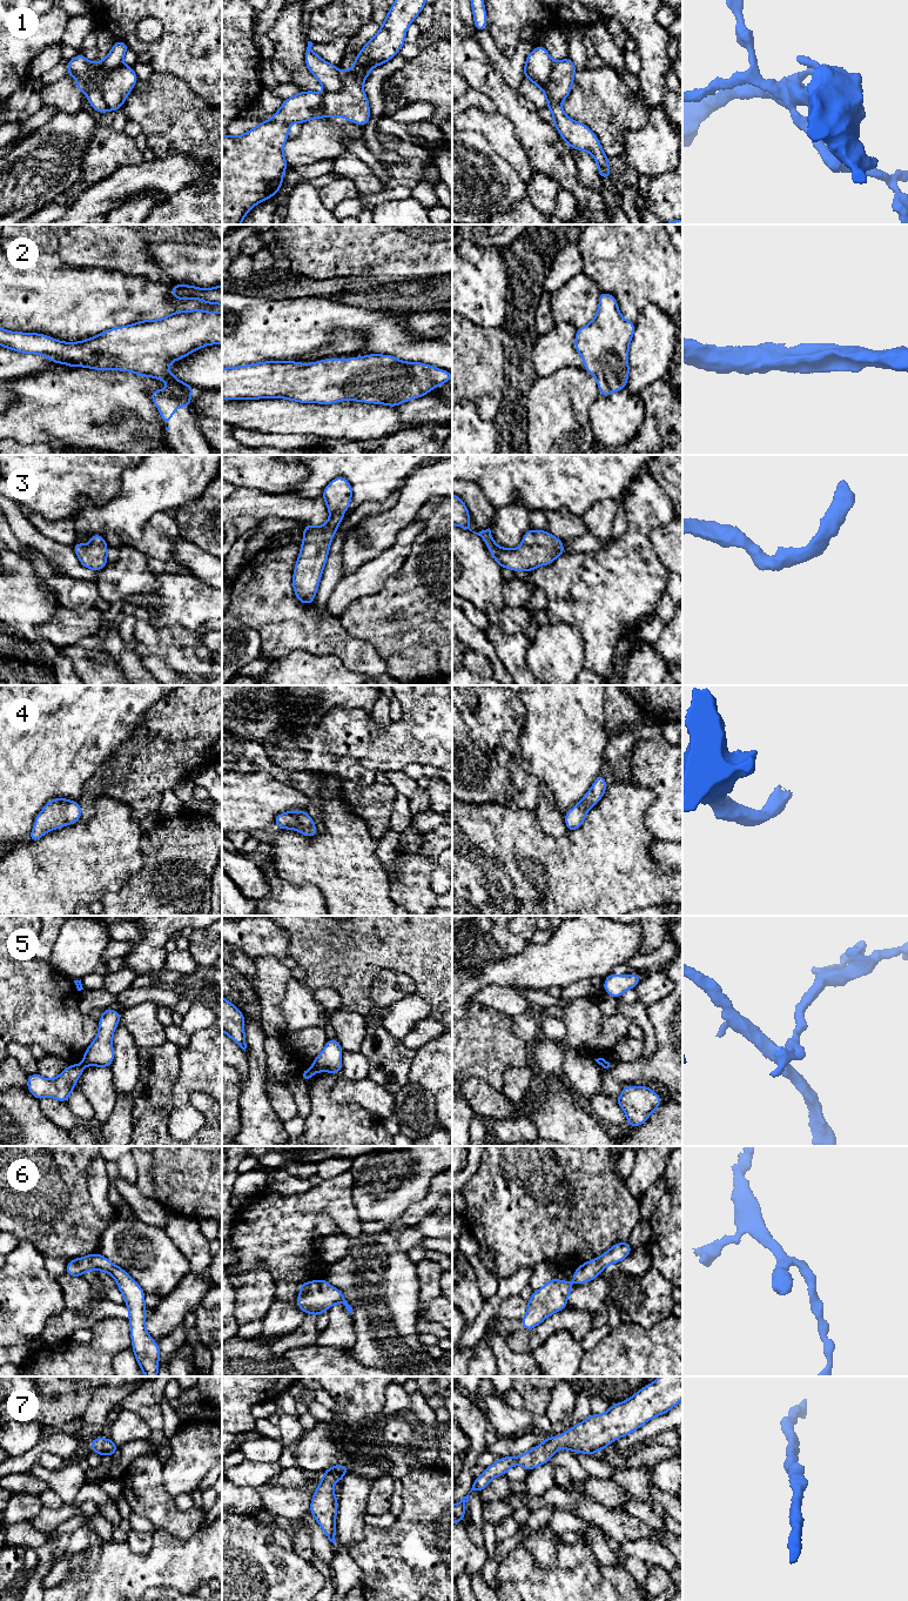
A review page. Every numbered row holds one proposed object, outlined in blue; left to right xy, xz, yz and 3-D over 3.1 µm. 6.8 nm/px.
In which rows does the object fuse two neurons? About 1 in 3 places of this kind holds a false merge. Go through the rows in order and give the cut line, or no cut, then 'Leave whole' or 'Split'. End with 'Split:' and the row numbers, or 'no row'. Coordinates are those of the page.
1: Split along xz (340, 72), (341, 87), (336, 92), (325, 92). Split
2: No split. Leave whole
3: No split. Leave whole
4: No split. Leave whole
5: Split along xz (311, 1066), (315, 1071). Split
6: No split. Leave whole
7: No split. Leave whole
Split: 1, 5

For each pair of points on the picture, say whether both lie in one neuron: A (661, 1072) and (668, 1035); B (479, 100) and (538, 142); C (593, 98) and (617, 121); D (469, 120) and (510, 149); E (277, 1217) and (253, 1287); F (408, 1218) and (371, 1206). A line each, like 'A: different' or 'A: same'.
A: same
B: different
C: same
D: same
E: different
F: different

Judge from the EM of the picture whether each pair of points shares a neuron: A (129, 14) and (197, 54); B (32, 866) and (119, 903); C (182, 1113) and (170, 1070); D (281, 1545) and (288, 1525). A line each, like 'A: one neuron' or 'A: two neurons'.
A: one neuron
B: two neurons
C: two neurons
D: two neurons

